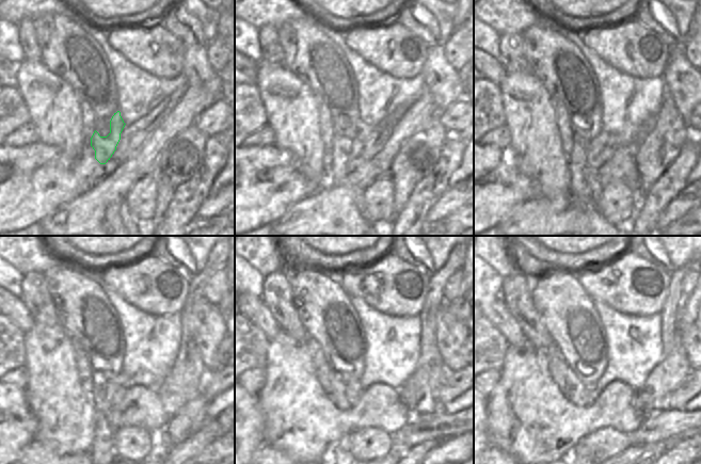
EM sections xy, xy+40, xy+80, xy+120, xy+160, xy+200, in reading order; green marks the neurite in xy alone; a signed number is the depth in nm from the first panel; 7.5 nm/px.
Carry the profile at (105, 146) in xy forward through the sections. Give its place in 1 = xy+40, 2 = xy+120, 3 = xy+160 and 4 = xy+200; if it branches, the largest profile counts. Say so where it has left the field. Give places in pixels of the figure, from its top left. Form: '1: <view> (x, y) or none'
1: xy+40 (340, 145)
2: xy+120 (102, 452)
3: xy+160 (339, 452)
4: xy+200 (573, 452)

